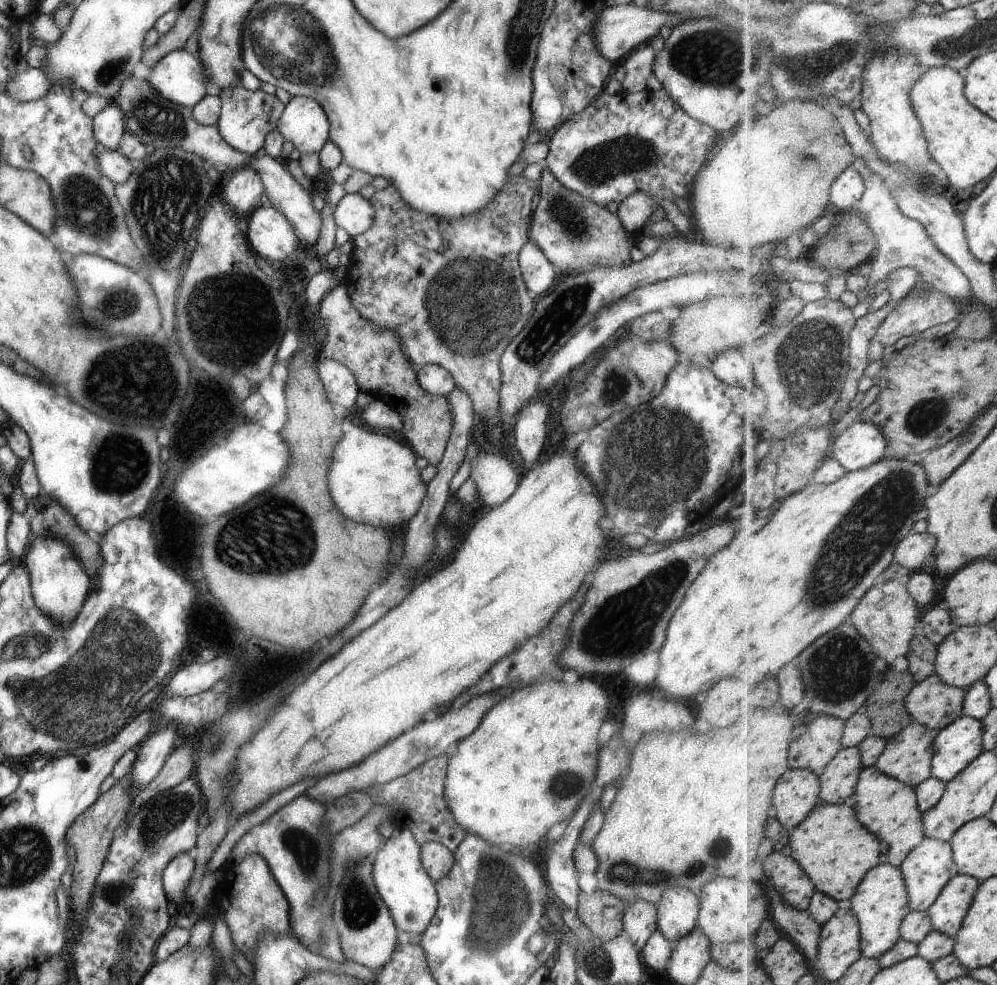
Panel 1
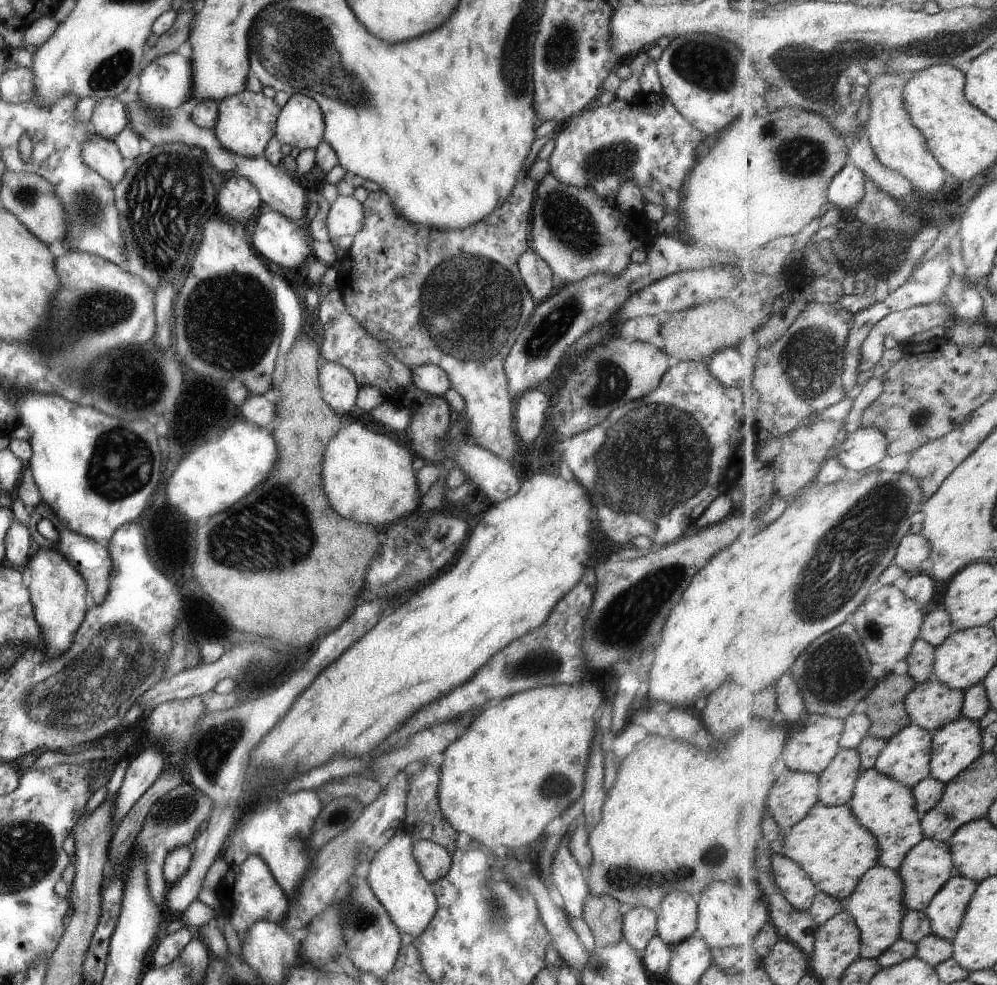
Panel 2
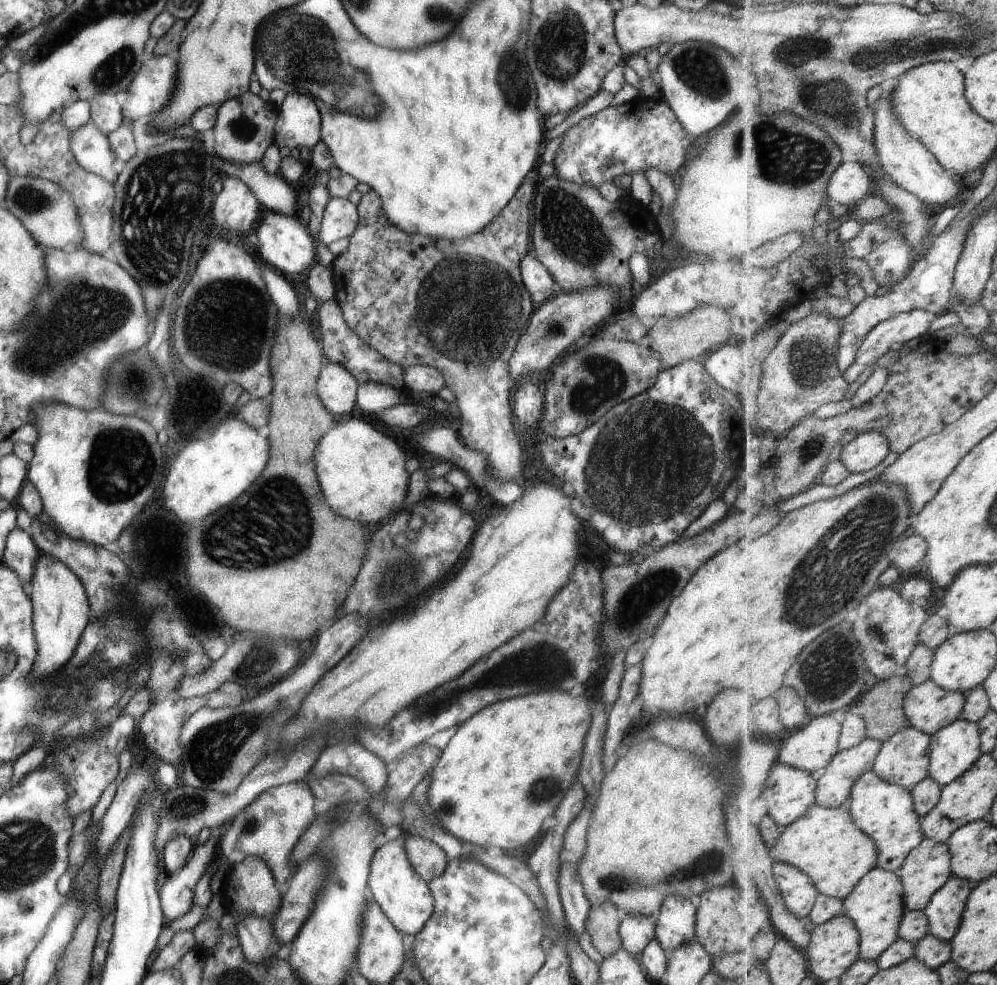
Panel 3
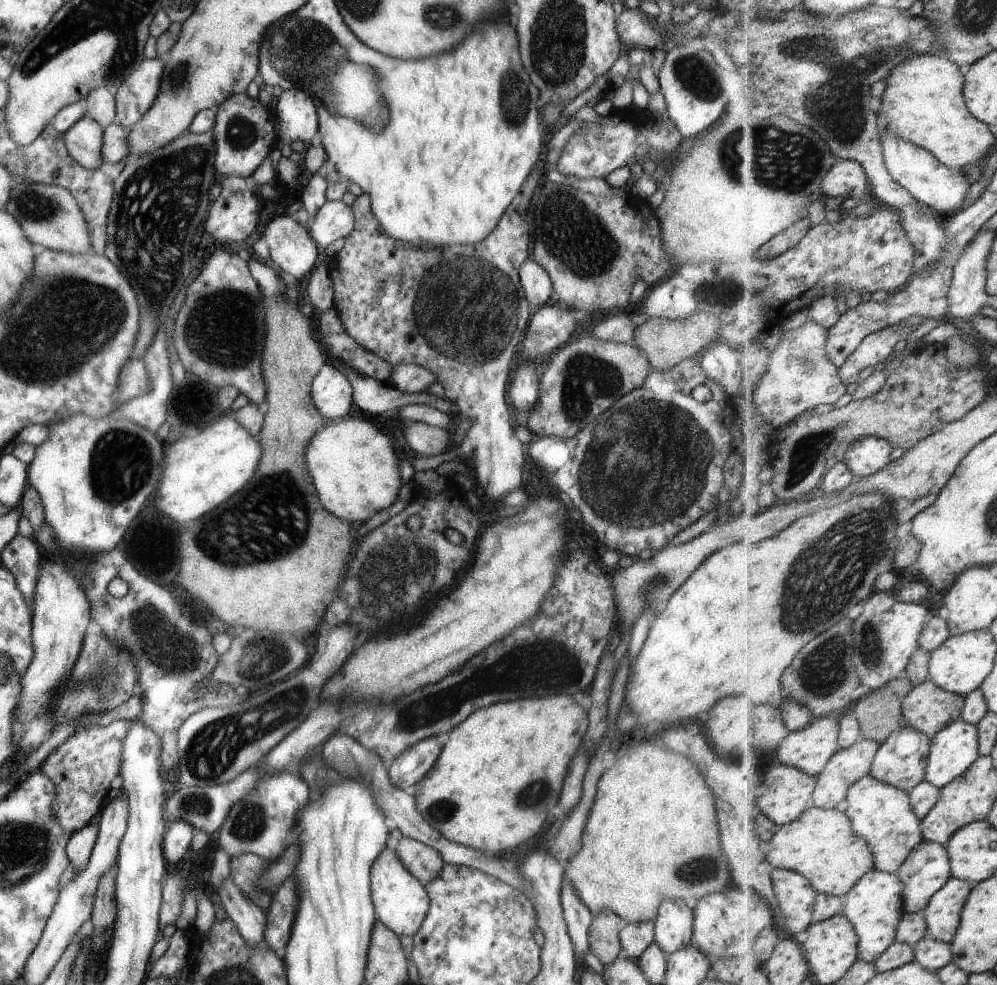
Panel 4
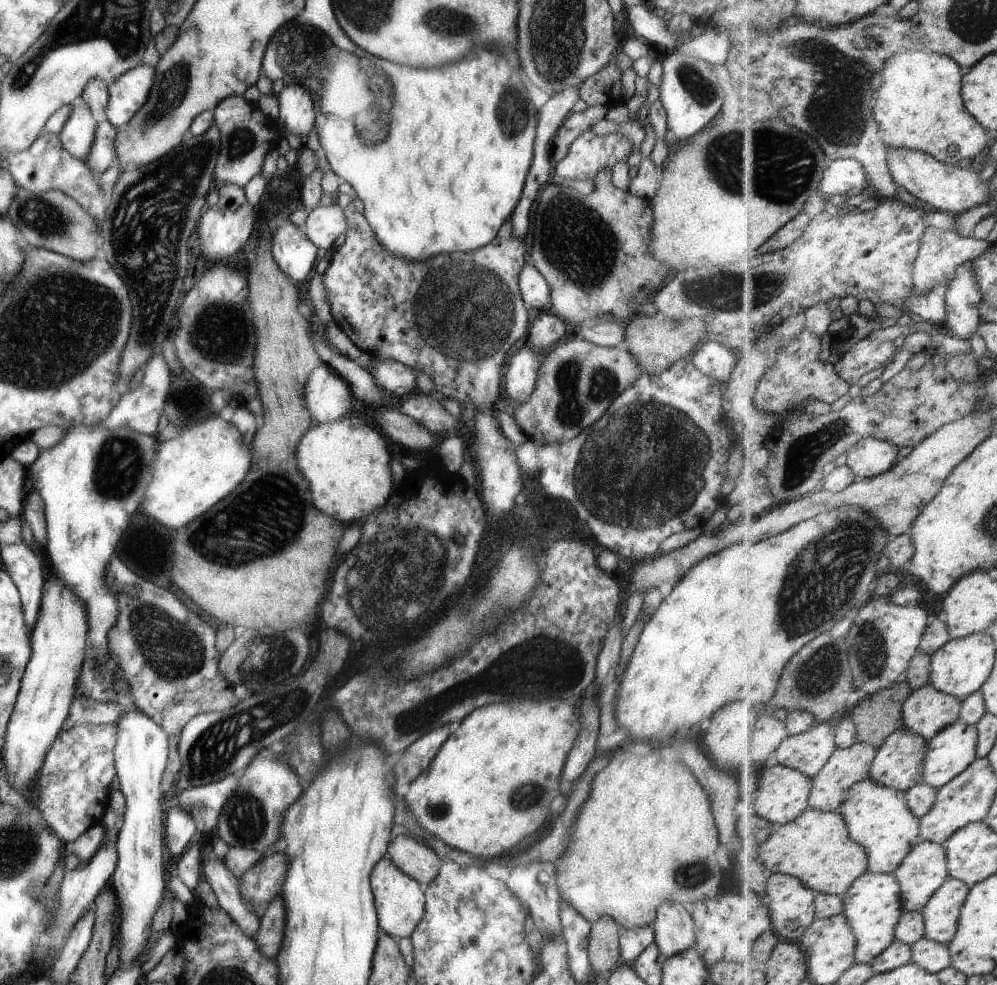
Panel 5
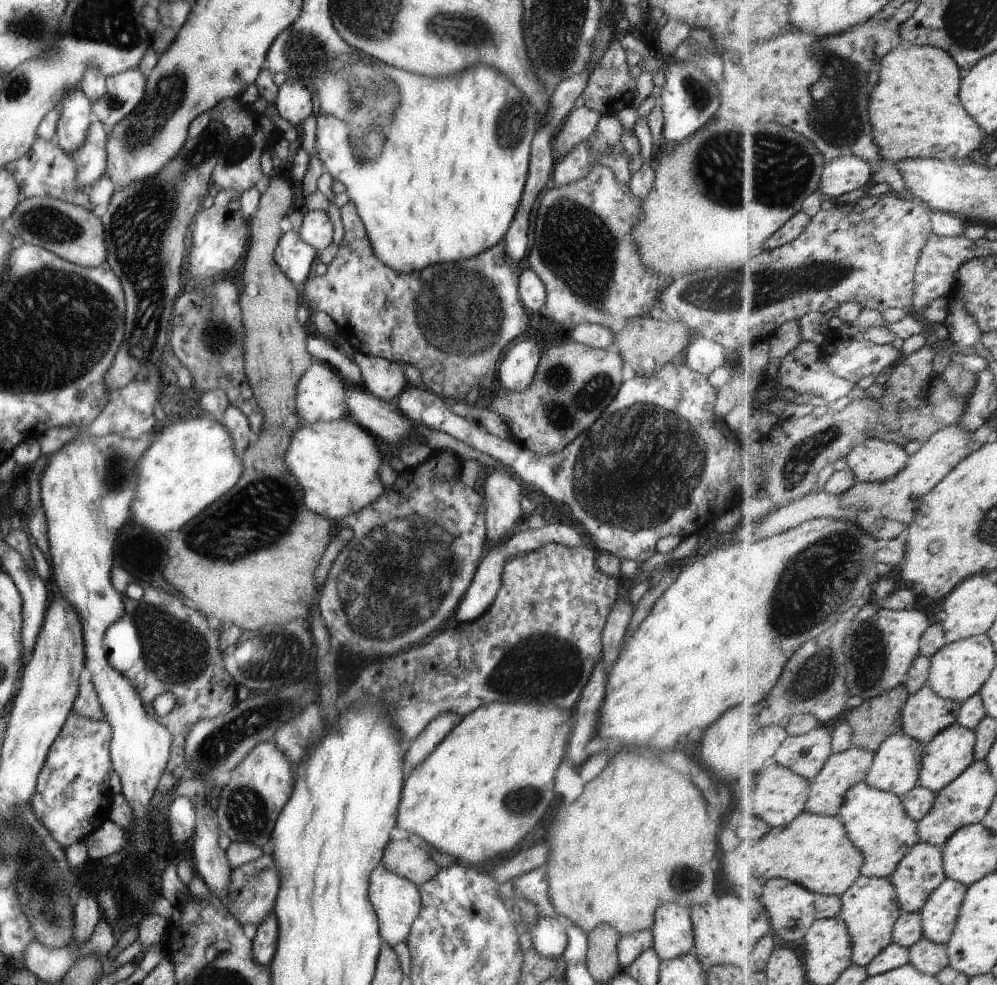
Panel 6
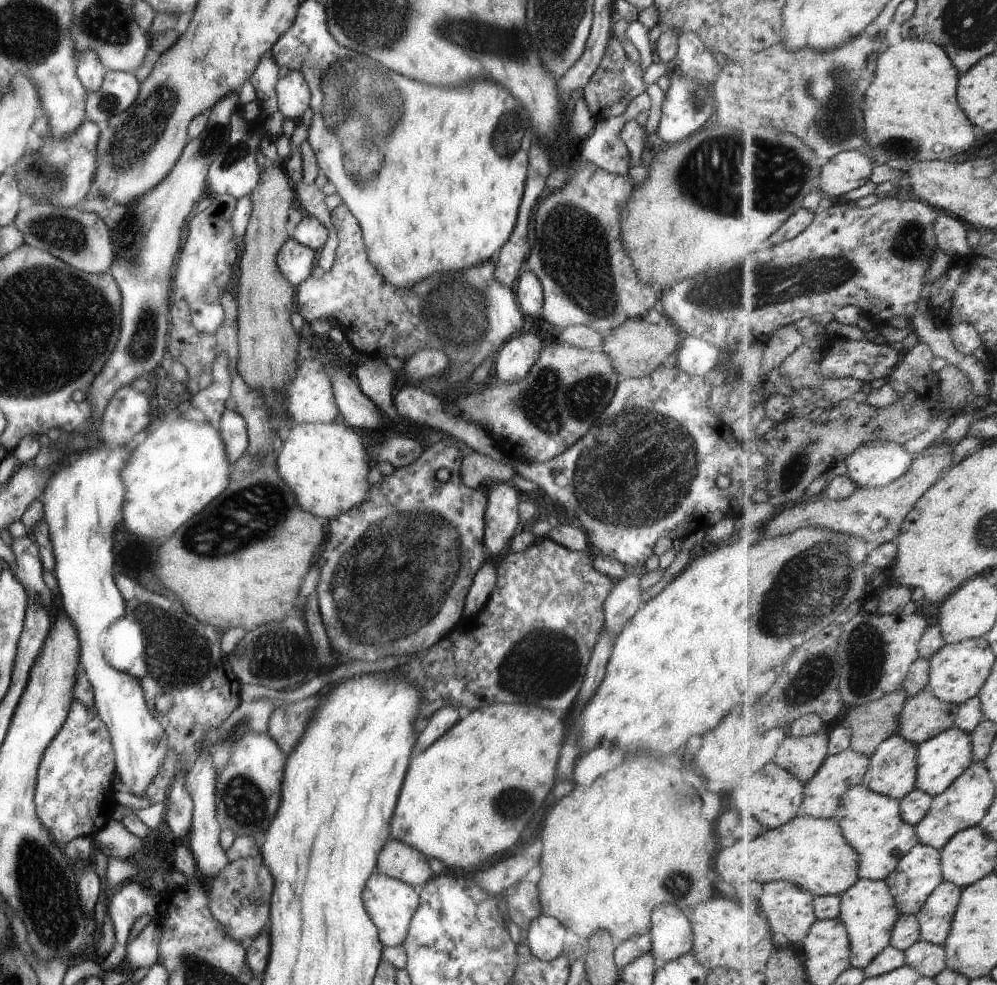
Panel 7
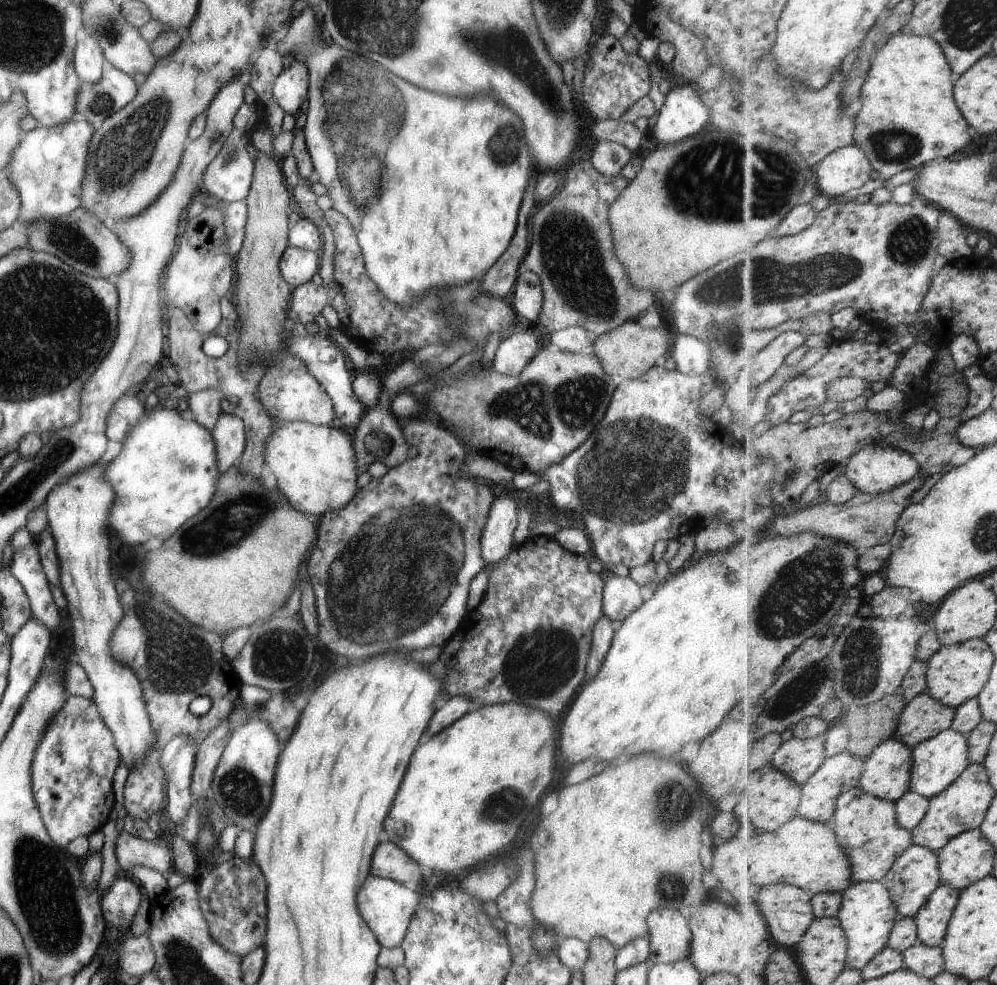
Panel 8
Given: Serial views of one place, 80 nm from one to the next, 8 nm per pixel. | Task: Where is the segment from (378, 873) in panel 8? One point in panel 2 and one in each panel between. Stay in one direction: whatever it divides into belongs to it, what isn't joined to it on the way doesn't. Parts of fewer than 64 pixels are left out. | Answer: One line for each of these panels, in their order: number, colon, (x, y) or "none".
2: (434, 861)
3: (428, 860)
4: (423, 862)
5: (420, 862)
6: (413, 863)
7: (395, 860)

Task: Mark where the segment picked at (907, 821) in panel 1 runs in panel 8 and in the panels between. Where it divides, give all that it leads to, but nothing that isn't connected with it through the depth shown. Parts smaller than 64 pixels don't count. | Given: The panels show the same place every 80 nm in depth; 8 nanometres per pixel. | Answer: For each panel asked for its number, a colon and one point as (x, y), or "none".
2: (887, 808)
3: (885, 811)
4: (883, 815)
5: (878, 817)
6: (877, 823)
7: (872, 824)
8: (867, 827)

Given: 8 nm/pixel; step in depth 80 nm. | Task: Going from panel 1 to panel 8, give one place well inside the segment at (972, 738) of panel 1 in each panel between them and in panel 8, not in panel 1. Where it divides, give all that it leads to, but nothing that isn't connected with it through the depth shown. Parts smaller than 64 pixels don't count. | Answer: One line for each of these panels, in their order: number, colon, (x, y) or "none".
2: (958, 745)
3: (955, 749)
4: (954, 750)
5: (953, 750)
6: (952, 752)
7: (943, 760)
8: (938, 762)

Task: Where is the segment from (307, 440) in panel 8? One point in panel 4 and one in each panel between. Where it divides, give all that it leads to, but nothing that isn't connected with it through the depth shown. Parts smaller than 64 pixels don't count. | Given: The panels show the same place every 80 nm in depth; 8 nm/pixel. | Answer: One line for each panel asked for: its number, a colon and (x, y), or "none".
4: (352, 465)
5: (345, 463)
6: (335, 463)
7: (325, 465)

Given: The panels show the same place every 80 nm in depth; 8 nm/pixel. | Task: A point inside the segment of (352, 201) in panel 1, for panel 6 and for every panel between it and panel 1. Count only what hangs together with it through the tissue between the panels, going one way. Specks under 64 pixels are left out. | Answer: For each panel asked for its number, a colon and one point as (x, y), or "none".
2: (346, 216)
3: (339, 219)
4: (334, 219)
5: (324, 224)
6: (316, 229)

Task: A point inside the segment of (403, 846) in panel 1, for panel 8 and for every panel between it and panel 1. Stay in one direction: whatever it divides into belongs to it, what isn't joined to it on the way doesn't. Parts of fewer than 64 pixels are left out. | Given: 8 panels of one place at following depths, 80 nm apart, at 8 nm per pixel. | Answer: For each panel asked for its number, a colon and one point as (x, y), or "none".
2: (395, 878)
3: (404, 897)
4: (400, 901)
5: (398, 900)
6: (396, 901)
7: (390, 904)
8: (386, 906)

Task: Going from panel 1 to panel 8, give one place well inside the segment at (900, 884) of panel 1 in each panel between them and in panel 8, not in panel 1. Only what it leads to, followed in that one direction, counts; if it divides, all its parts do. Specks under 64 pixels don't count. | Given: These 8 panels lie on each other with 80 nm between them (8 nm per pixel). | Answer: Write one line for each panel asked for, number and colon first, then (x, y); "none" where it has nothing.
2: (879, 904)
3: (877, 905)
4: (875, 905)
5: (873, 906)
6: (871, 908)
7: (869, 911)
8: (868, 914)

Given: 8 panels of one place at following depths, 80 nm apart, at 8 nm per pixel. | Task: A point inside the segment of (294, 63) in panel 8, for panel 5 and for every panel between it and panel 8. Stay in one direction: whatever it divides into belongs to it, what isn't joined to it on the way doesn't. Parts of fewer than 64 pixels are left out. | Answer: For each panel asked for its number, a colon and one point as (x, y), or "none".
5: (295, 112)
6: (292, 103)
7: (292, 95)

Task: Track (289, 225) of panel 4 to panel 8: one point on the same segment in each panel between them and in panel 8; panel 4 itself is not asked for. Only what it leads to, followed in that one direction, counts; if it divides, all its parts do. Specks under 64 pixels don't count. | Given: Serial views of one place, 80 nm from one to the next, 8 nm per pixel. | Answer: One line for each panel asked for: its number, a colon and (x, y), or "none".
5: (295, 256)
6: (295, 259)
7: (295, 262)
8: (296, 265)

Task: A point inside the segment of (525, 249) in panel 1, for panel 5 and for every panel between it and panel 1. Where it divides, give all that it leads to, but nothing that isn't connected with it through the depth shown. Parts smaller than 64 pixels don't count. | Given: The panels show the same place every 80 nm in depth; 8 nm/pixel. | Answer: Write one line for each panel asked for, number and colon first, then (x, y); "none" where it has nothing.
2: (537, 277)
3: (534, 276)
4: (535, 283)
5: (534, 291)

